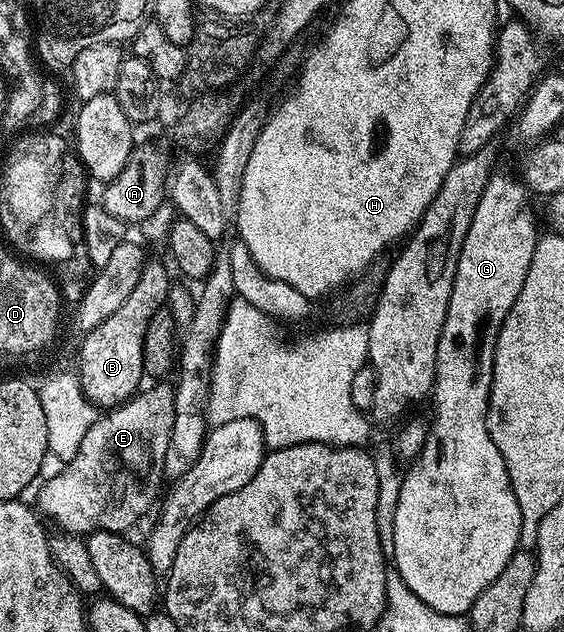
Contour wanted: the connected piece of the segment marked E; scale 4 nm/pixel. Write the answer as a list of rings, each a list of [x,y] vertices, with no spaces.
[[[147,387],[121,403],[119,407],[101,414],[89,432],[82,437],[77,455],[65,464],[60,475],[48,480],[41,489],[37,502],[39,510],[46,517],[48,515],[54,518],[65,534],[83,536],[91,531],[125,533],[141,522],[139,519],[155,501],[155,493],[148,490],[152,487],[152,478],[161,470],[163,458],[166,457],[166,447],[170,442],[173,388]]]

